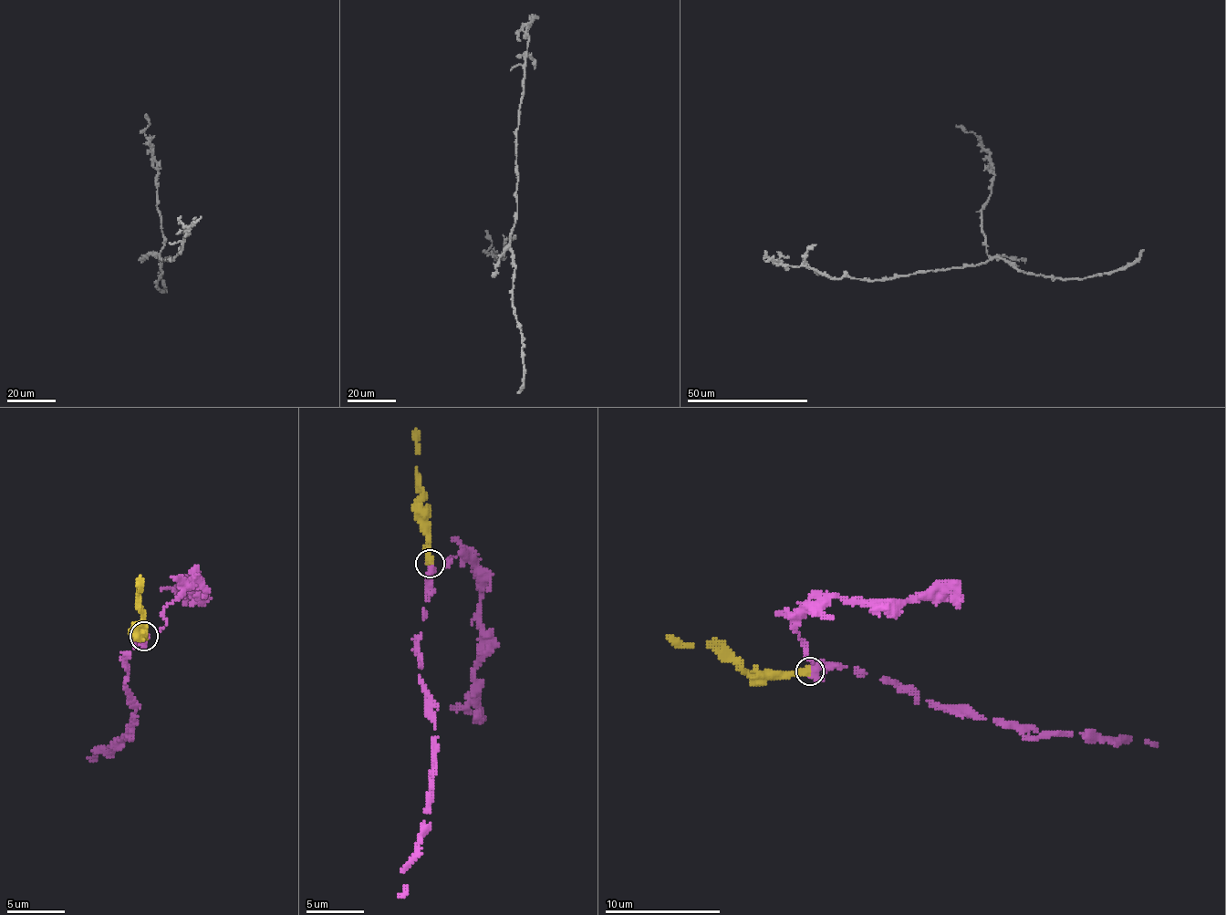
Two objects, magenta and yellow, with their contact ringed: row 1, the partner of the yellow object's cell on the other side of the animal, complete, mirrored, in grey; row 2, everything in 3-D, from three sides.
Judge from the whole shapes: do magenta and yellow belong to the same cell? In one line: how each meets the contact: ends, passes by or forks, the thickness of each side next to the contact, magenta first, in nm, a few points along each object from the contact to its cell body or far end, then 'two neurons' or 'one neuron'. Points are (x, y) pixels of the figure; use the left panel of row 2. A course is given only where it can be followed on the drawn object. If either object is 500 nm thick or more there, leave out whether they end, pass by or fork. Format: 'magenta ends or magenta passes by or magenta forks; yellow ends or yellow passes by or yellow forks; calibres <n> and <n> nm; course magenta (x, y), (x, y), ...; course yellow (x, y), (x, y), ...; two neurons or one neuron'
magenta passes by; yellow ends; calibres 400 and 360 nm; course magenta (143, 637), (134, 639), (126, 667), (128, 695), (136, 708), (126, 735), (95, 751), (93, 757), (88, 758); course yellow (143, 637), (139, 625), (140, 576); one neuron

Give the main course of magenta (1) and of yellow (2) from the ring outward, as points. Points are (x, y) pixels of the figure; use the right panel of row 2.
1: (809, 671), (857, 668), (918, 701), (968, 706), (980, 716), (1032, 725), (1040, 734), (1095, 733), (1157, 744)
2: (809, 671), (742, 672), (707, 644), (675, 644), (667, 635)

